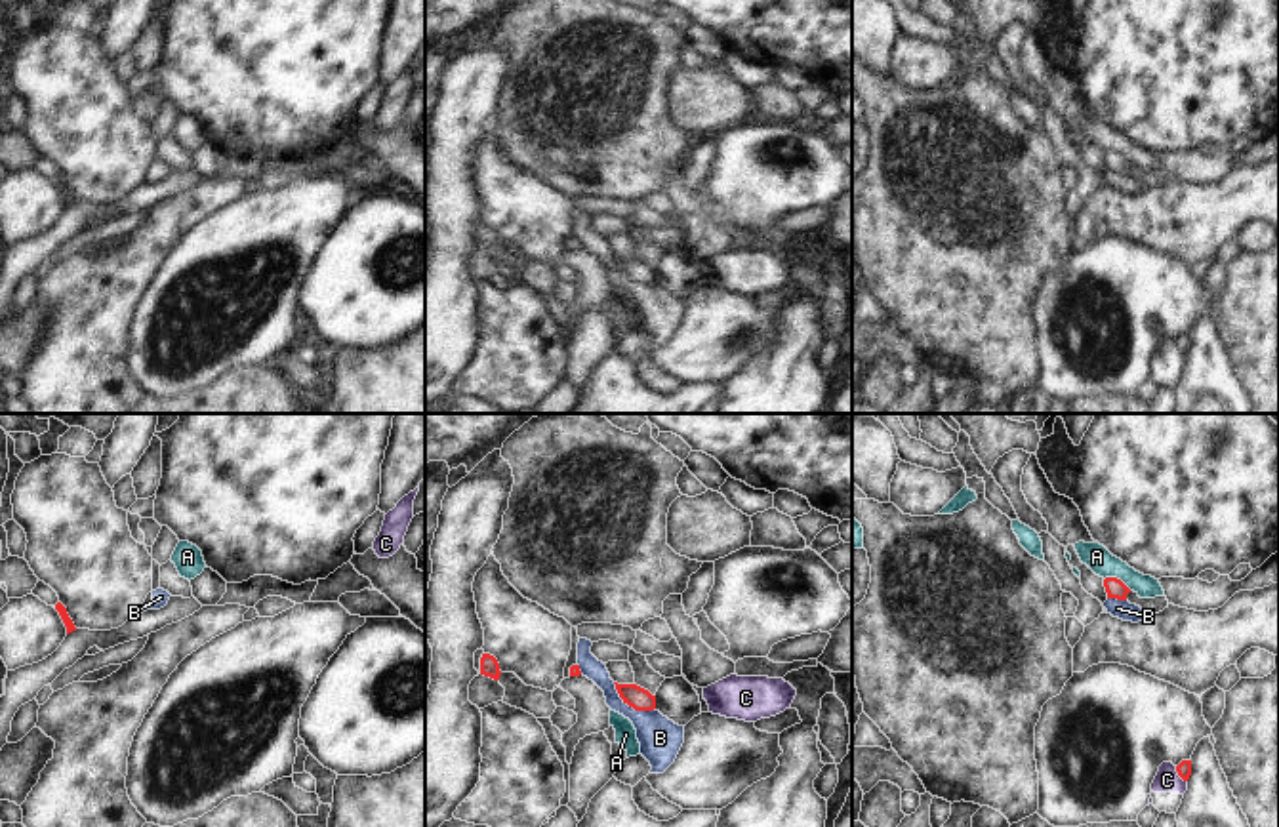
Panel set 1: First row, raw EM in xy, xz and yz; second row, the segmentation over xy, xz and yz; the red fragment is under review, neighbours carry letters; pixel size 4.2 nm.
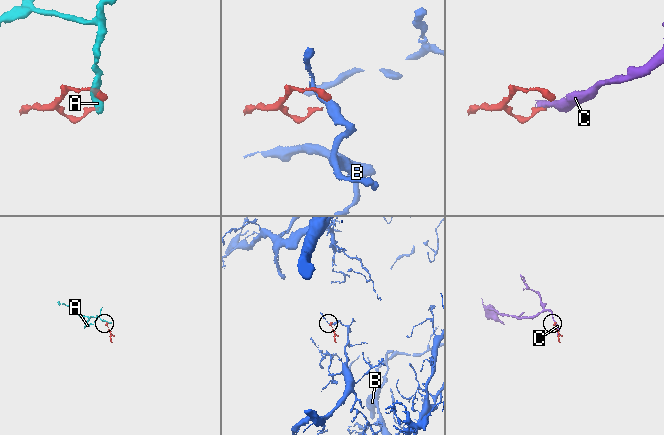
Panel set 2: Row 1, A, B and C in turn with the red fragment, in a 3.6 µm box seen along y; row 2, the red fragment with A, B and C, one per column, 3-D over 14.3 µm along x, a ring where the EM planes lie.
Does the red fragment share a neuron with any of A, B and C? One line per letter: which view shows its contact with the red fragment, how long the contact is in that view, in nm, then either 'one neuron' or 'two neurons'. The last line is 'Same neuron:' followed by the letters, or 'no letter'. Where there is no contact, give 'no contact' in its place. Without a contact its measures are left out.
A: contact in yz; length 130 nm; two neurons
B: contact in xz; length 220 nm; two neurons
C: contact in yz; length 90 nm; two neurons
Same neuron: no letter

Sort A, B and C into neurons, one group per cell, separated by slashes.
A / B / C

